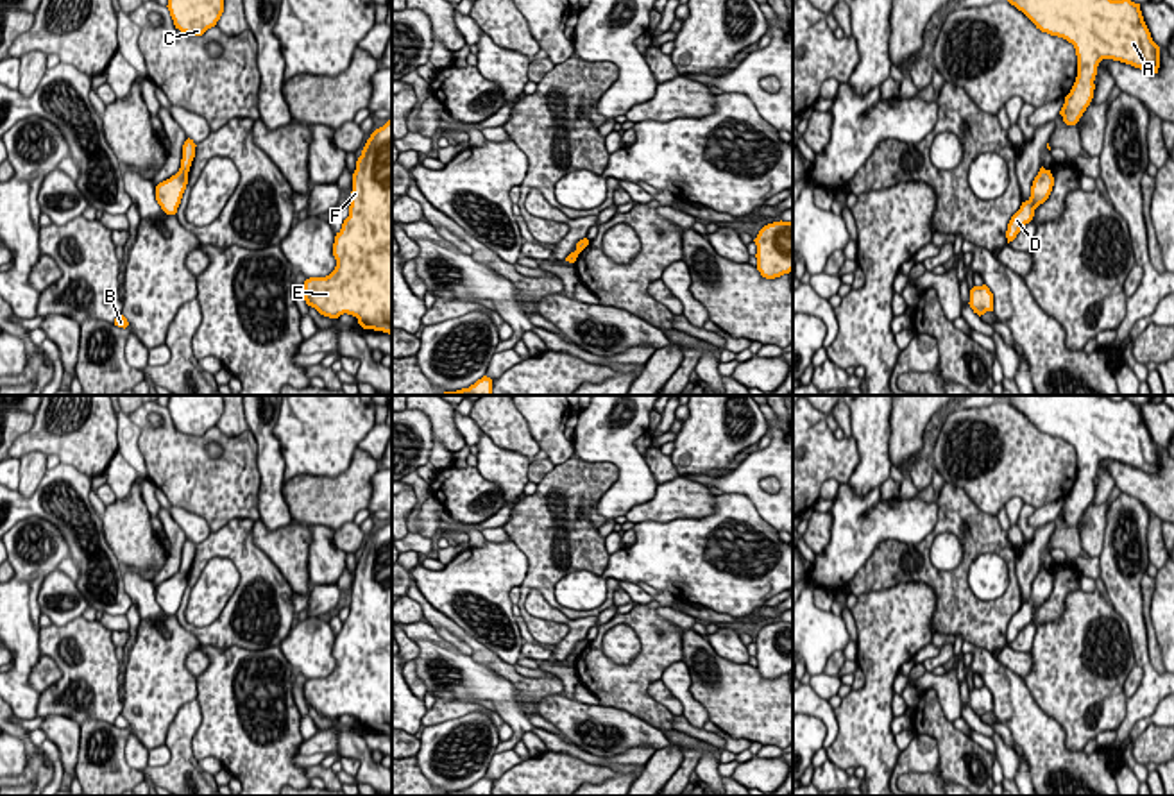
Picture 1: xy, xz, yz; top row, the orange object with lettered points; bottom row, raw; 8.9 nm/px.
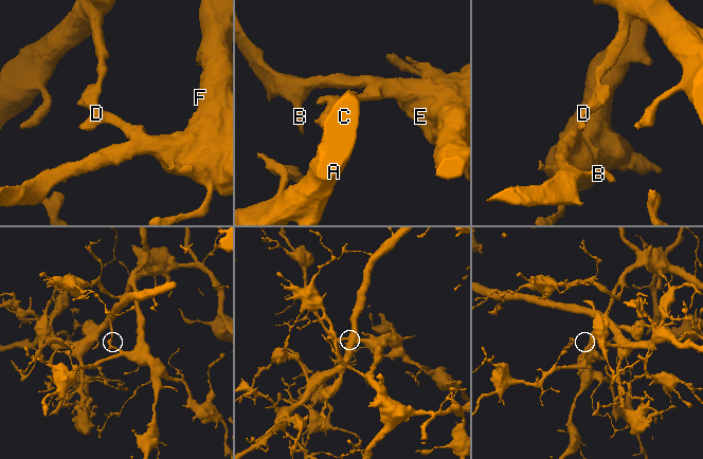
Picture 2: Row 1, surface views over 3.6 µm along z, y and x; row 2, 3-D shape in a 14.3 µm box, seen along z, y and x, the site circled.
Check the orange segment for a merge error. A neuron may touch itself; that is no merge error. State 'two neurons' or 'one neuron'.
two neurons

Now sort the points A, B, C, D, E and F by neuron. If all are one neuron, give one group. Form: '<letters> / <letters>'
A C / B D E F

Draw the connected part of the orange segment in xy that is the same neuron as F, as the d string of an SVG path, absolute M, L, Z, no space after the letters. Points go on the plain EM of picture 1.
M392 519L367 540L353 574L349 617L335 637L335 671L304 682L304 701L320 716L347 714L363 730L392 735Z

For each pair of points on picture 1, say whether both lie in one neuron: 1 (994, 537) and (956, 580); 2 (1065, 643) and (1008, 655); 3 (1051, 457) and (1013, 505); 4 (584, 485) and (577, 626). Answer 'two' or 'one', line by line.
1: one
2: two
3: two
4: two

